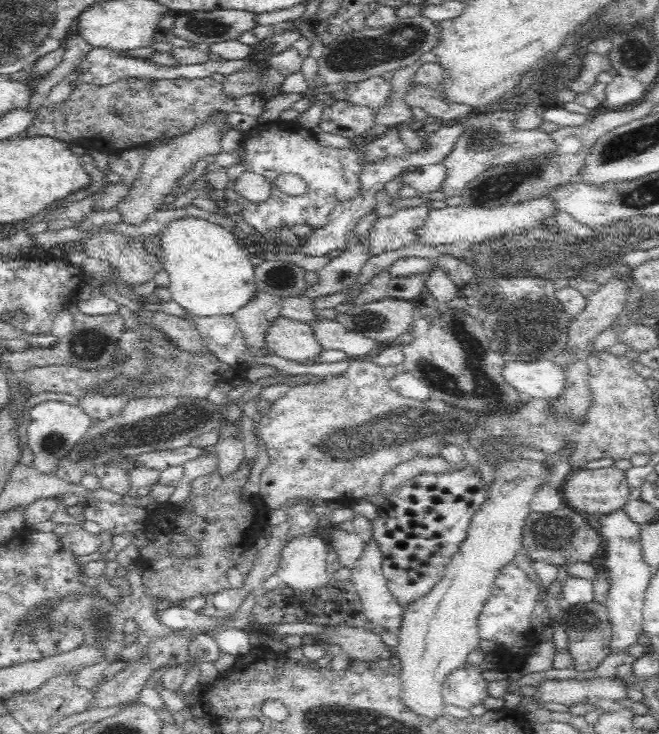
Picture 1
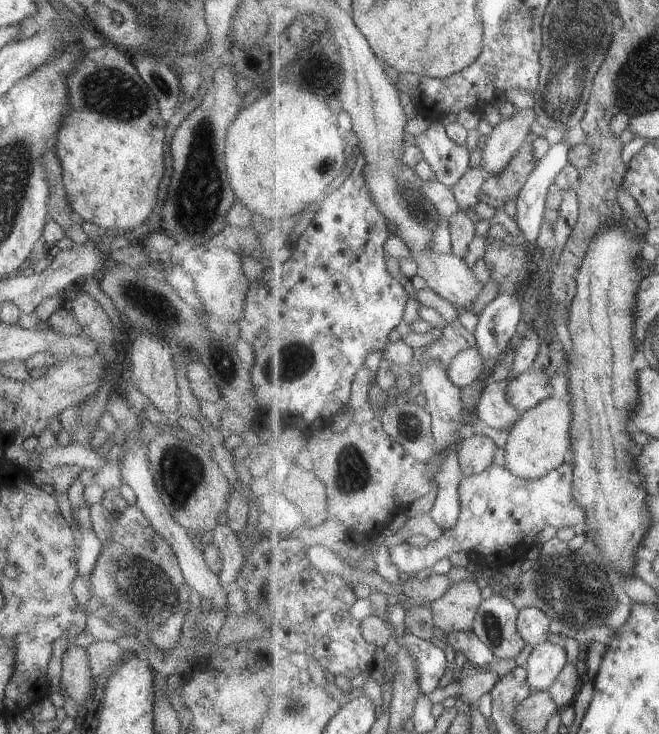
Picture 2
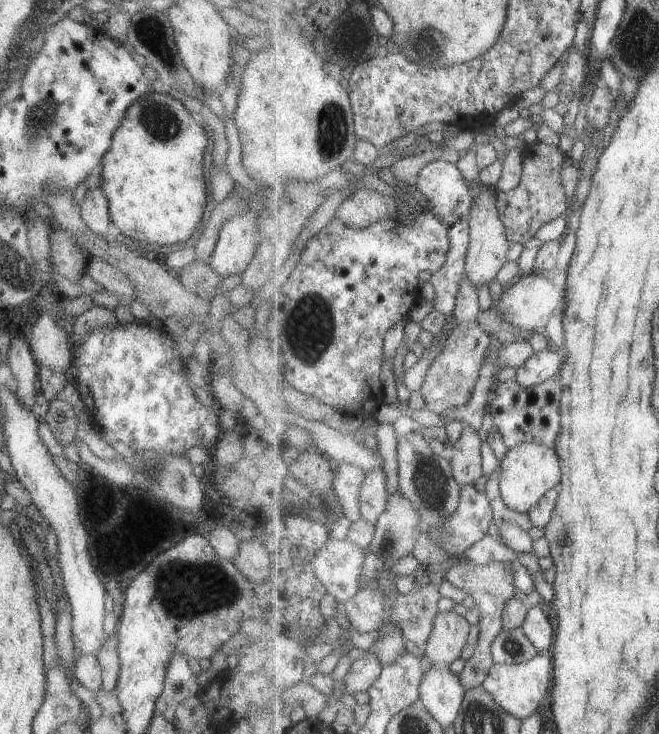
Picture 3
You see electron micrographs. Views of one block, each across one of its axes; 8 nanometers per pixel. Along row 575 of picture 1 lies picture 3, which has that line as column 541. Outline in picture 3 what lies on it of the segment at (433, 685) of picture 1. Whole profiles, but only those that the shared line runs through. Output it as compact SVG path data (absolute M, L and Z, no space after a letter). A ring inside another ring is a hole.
M522 443L510 450L501 462L500 493L504 505L517 513L531 513L543 496L562 482L562 465L555 448L538 443Z

